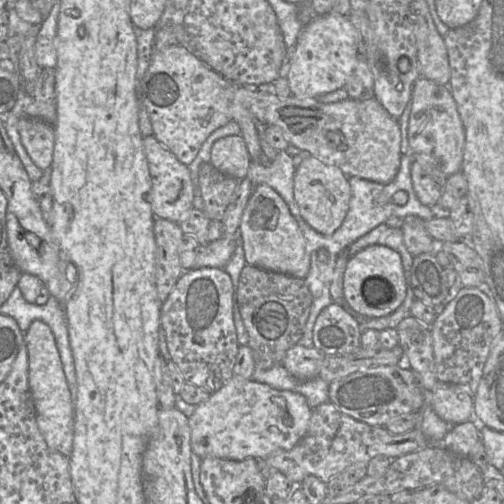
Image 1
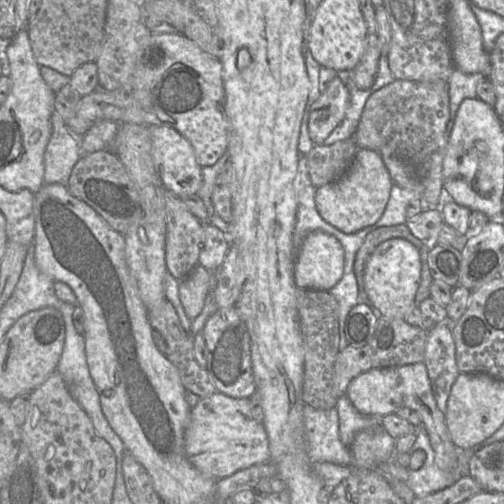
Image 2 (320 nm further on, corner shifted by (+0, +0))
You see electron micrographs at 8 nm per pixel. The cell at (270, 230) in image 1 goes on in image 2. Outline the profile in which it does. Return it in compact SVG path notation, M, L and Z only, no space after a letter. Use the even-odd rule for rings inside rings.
M313 231L304 238L294 266L299 289L329 291L342 278L345 253L331 234Z

